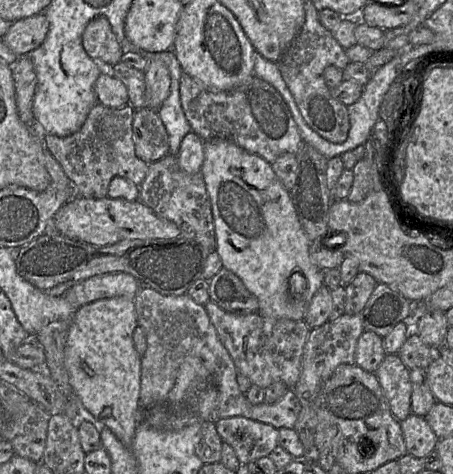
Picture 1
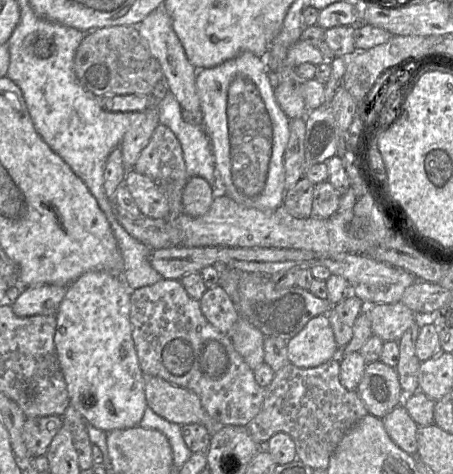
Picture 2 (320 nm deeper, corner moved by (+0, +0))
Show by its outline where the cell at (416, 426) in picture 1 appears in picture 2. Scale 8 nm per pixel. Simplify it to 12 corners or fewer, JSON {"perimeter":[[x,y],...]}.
{"perimeter":[[403,405],[382,418],[392,441],[418,451],[417,429]]}

